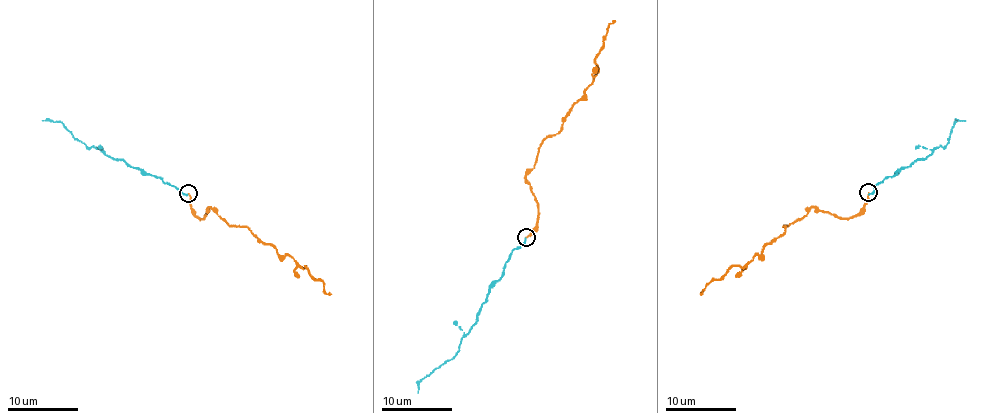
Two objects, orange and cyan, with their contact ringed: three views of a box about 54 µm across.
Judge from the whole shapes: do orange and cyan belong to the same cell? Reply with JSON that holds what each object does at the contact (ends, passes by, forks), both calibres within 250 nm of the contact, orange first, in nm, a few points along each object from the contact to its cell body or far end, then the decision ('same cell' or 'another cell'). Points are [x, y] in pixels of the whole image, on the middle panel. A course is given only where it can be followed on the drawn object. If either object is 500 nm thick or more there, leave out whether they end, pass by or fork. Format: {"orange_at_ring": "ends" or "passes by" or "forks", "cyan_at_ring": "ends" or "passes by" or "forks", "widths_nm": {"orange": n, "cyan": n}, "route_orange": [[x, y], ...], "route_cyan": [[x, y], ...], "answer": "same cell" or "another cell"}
{"orange_at_ring": "ends", "cyan_at_ring": "ends", "widths_nm": {"orange": 160, "cyan": 190}, "route_orange": [[525, 236], [537, 220], [526, 176], [539, 144], [558, 134], [593, 82], [595, 59], [615, 20]], "route_cyan": [[526, 238], [512, 251], [503, 274], [488, 289], [477, 321], [461, 339], [459, 350], [418, 383], [418, 392]], "answer": "same cell"}

